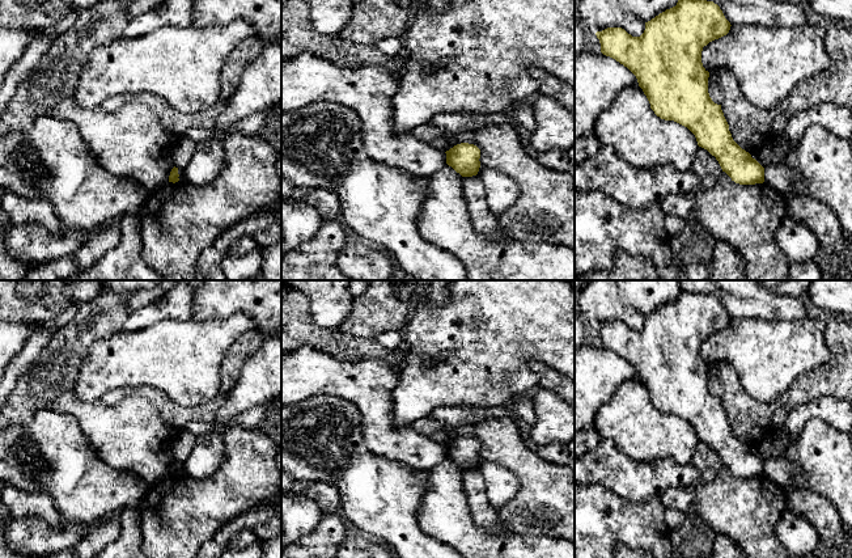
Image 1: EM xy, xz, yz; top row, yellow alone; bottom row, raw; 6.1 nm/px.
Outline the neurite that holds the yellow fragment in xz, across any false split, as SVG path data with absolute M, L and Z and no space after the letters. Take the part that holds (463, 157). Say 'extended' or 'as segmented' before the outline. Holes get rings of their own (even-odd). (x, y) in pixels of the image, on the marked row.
as segmented; M461 143L450 148L446 153L446 164L462 177L476 176L480 168L480 149L469 143Z

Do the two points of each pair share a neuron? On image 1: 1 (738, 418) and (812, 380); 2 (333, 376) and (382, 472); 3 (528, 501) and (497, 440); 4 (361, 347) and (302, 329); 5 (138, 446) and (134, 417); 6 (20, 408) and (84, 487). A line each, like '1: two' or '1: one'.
1: one
2: two
3: one
4: one
5: one
6: two

